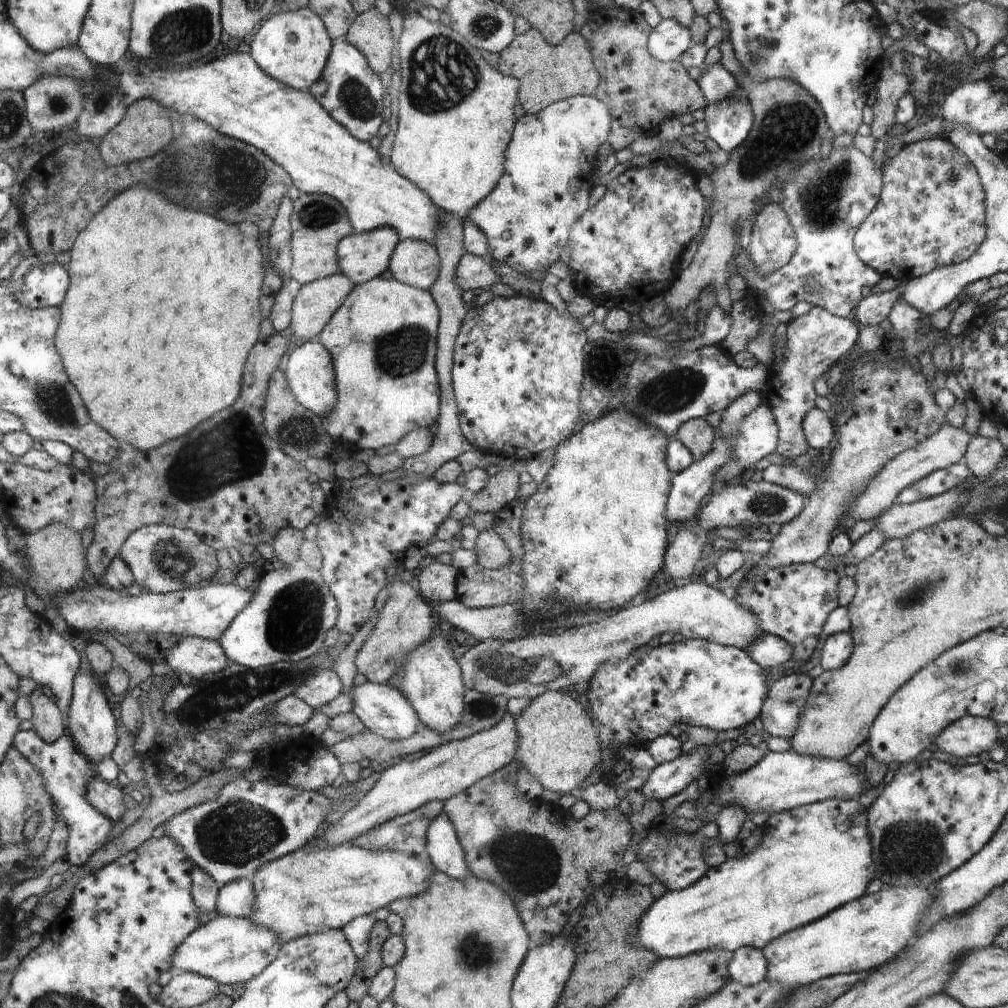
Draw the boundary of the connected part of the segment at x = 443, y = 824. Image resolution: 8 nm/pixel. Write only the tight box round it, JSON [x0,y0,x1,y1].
[429,811,470,880]

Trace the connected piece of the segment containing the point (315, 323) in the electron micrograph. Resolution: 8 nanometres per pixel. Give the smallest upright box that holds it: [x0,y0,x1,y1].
[287,273,356,344]

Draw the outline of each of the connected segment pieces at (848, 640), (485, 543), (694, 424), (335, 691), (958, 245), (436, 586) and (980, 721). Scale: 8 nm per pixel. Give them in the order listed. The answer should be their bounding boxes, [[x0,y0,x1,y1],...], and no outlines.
[[820,632,853,671],[472,529,513,569],[674,418,716,461],[293,669,342,710],[853,136,986,282],[415,562,458,602],[935,715,998,758]]

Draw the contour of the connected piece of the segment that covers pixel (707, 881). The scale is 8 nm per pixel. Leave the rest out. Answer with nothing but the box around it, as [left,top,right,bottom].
[634,798,877,959]

